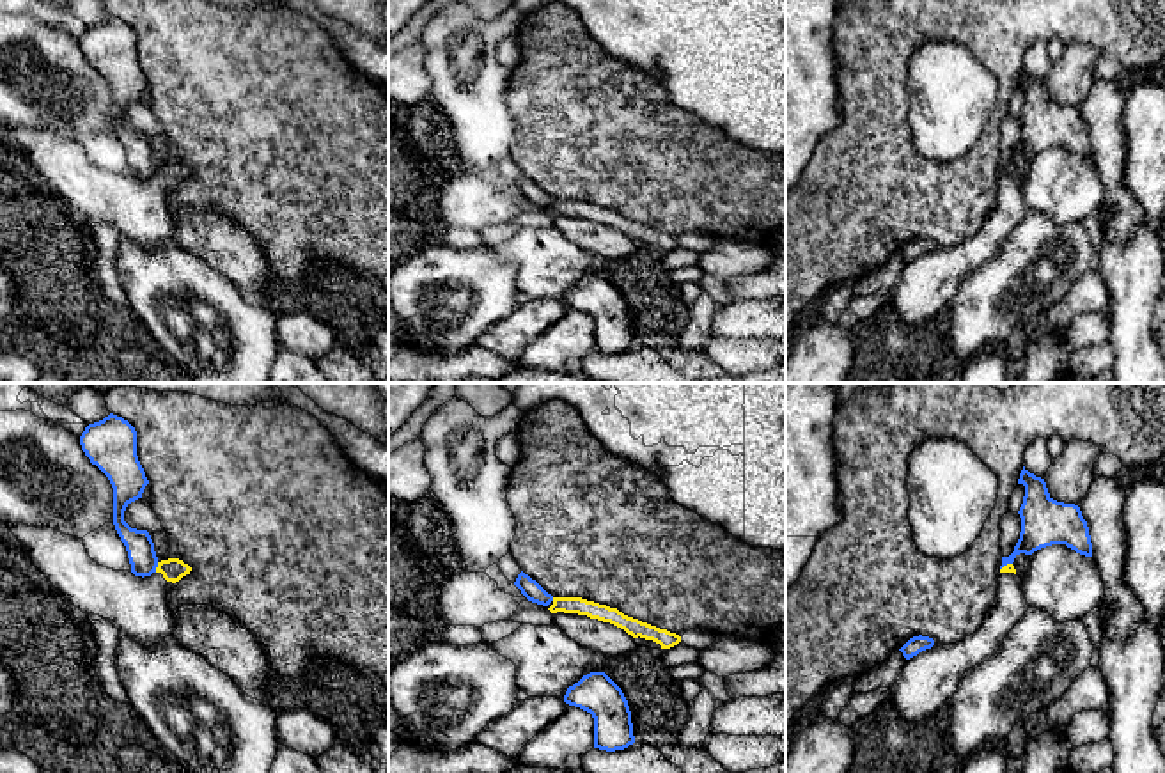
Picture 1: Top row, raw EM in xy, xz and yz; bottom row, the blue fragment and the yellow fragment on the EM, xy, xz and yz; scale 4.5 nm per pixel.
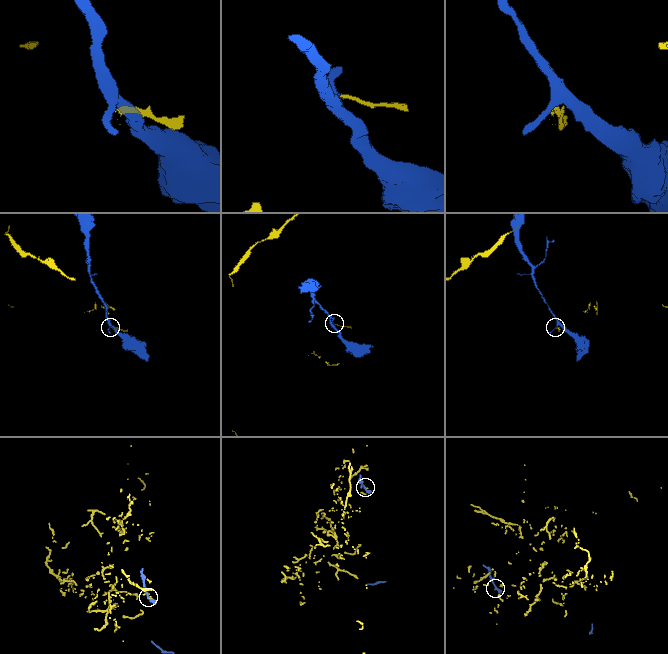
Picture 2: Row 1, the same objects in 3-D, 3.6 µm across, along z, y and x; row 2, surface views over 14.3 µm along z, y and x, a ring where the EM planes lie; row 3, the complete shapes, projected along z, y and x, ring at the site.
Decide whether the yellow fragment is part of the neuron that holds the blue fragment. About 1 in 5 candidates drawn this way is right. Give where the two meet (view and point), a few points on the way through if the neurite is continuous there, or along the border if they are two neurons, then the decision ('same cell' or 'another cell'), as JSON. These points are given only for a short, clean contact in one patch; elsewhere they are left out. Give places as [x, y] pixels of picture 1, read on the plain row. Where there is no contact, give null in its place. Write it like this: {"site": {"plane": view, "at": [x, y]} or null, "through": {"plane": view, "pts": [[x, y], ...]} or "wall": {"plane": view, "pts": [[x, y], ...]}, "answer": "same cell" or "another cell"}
{"site": {"plane": "xy", "at": [156, 169]}, "wall": {"plane": "xy", "pts": [[158, 165], [155, 174]]}, "answer": "another cell"}

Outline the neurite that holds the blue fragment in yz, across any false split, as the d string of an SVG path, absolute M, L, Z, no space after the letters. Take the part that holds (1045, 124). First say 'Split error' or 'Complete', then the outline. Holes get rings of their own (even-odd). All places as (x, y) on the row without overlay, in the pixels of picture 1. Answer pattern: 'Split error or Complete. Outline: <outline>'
Complete. Outline: M1025 69L1018 87L1025 89L1023 106L1018 113L1021 135L1014 154L1002 160L1000 172L1013 167L1020 156L1032 158L1052 147L1066 147L1080 158L1092 160L1089 129L1078 108L1053 103L1044 82L1036 80Z

